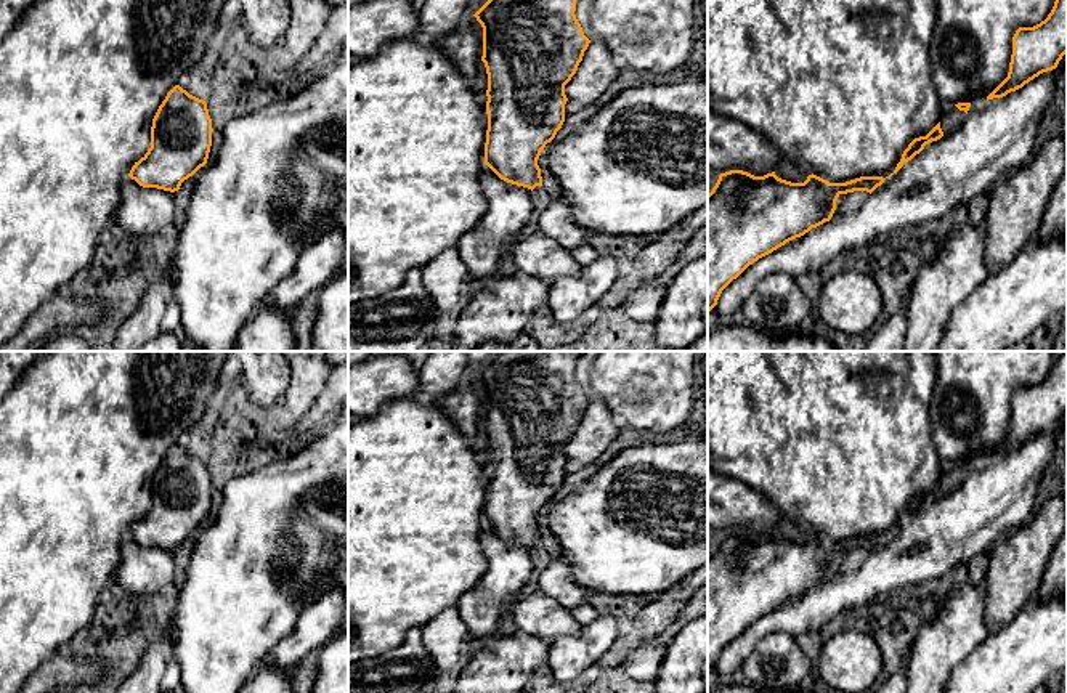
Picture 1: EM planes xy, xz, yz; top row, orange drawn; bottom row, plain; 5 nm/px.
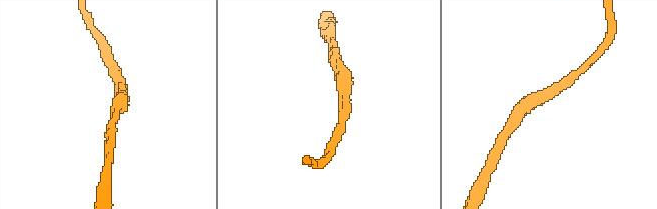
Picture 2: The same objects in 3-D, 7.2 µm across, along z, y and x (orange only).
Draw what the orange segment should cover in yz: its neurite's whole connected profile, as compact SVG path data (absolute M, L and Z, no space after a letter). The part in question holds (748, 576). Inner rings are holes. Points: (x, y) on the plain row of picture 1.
M743 529L720 533L708 553L708 672L717 664L722 650L749 624L830 581L841 553L854 550L871 553L884 539L860 536L846 542L830 542L812 533L804 542L791 542L778 537L775 531L764 536Z

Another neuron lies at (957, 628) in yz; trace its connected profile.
M984 584L955 587L919 627L911 654L874 693L945 693L945 683L988 635Z

